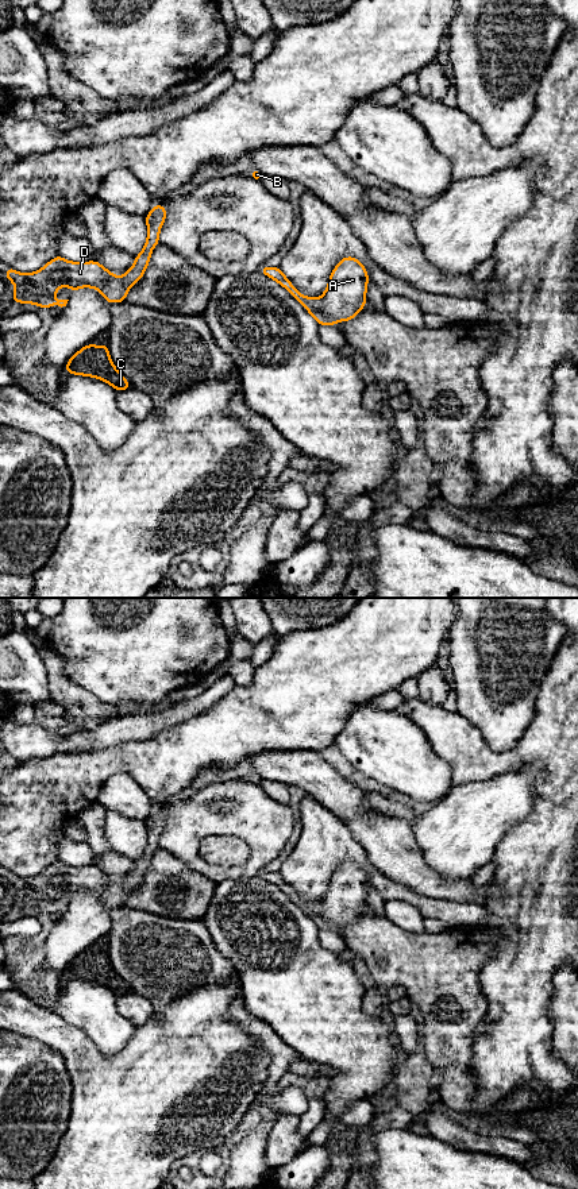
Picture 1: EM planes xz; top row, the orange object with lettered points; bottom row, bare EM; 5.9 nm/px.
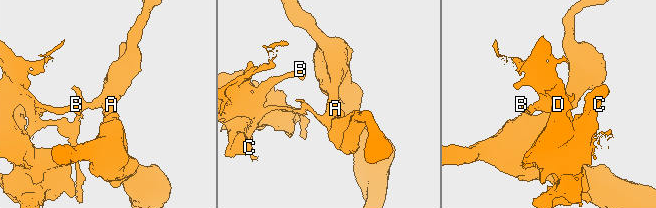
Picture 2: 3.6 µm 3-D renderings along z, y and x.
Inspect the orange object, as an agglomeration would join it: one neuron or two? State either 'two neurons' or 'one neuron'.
two neurons

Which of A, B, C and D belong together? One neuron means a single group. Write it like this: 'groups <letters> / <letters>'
groups A / B C D

